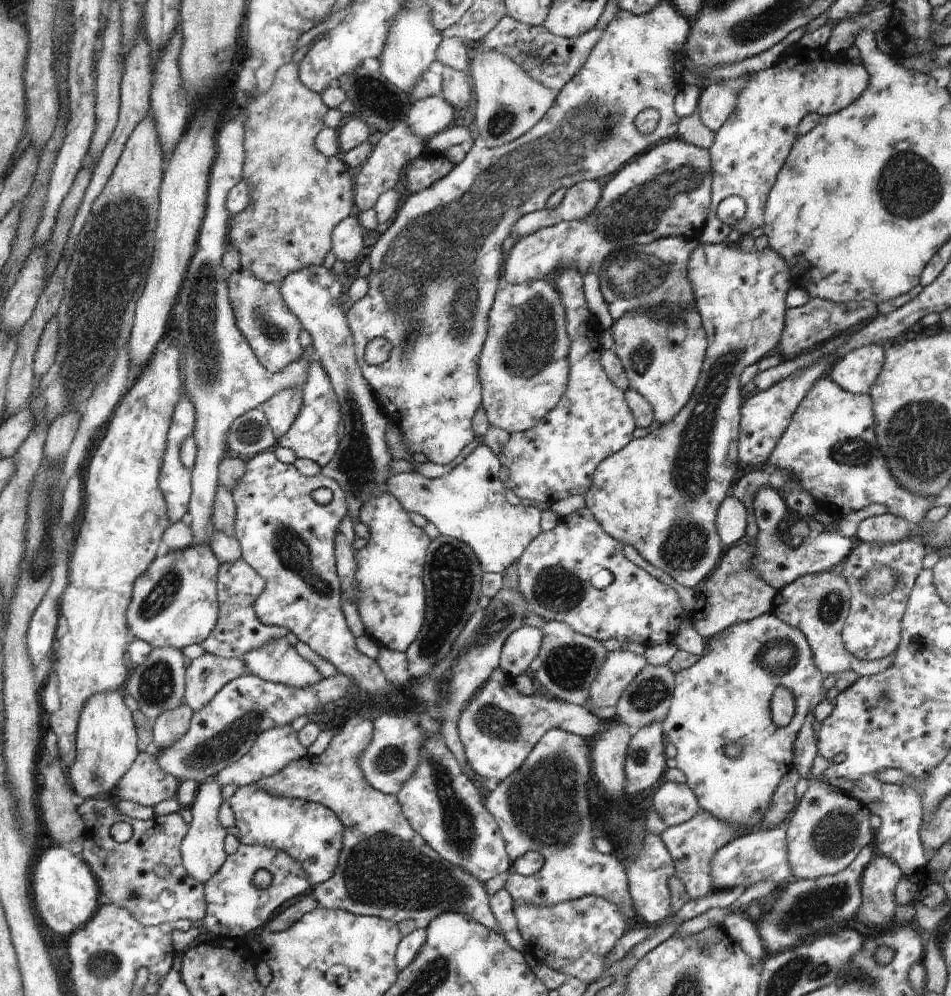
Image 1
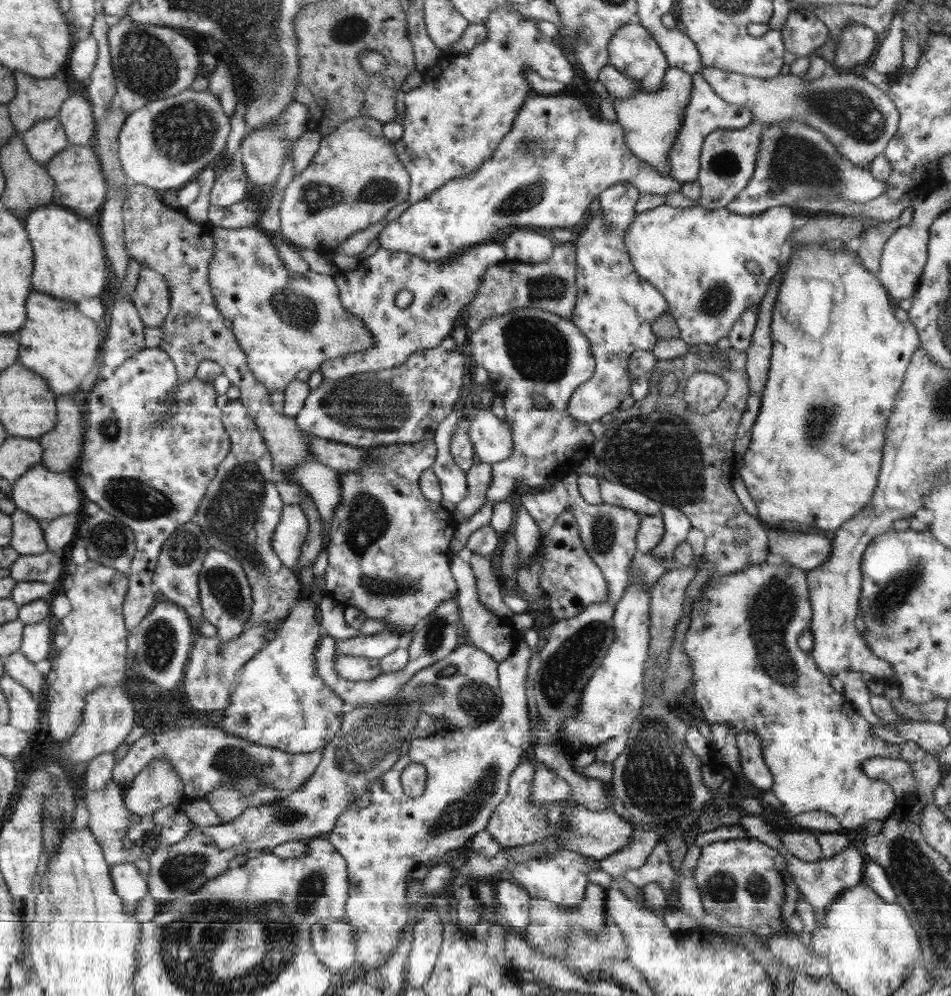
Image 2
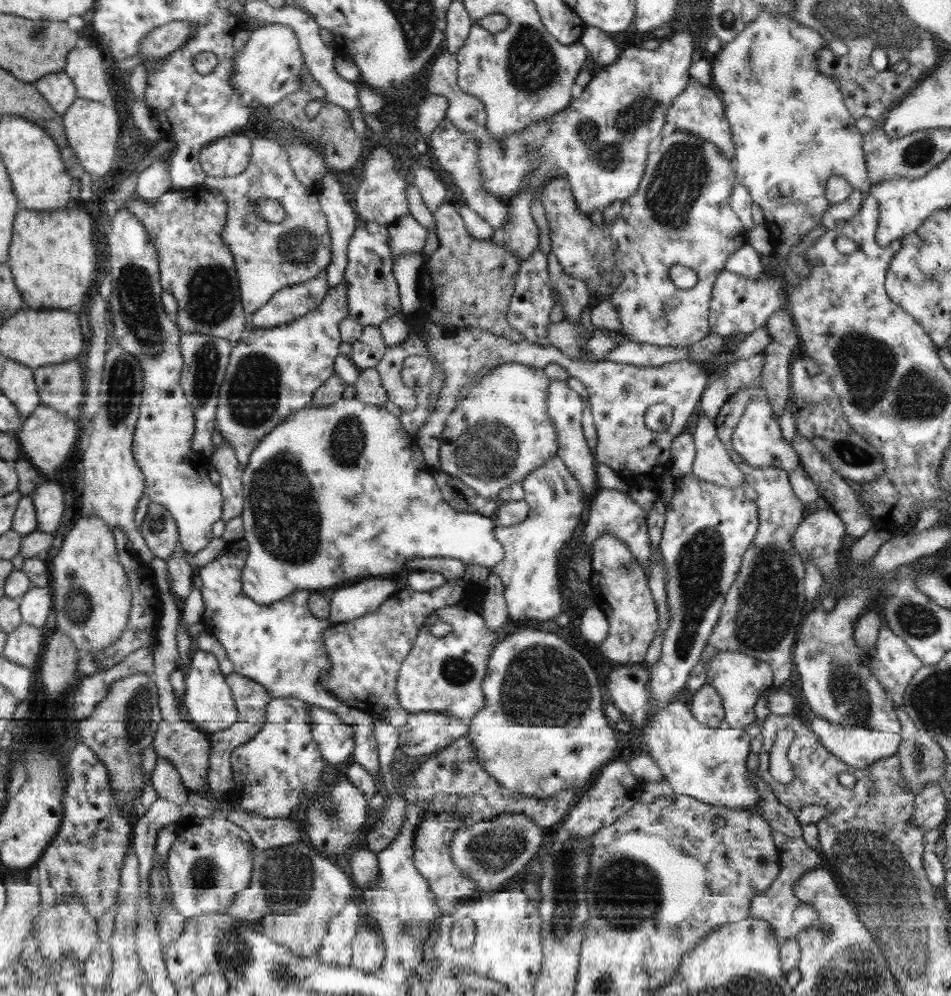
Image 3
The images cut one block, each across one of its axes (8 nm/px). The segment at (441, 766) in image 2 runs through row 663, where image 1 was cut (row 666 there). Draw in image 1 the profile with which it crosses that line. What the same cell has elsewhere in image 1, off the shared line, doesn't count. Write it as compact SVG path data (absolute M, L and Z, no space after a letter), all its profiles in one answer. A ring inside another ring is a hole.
M527 625L518 628L504 644L499 668L510 678L530 672L531 662L539 656L543 633Z

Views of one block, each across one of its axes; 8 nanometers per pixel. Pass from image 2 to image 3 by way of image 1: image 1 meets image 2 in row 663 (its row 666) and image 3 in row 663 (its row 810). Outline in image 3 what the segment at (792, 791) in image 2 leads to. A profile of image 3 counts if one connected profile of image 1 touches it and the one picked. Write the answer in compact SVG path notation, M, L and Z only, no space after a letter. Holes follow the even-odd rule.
M718 651L708 659L707 682L720 695L723 702L724 724L729 728L745 729L757 722L754 707L759 696L773 685L773 672L770 666L760 659L732 651Z

